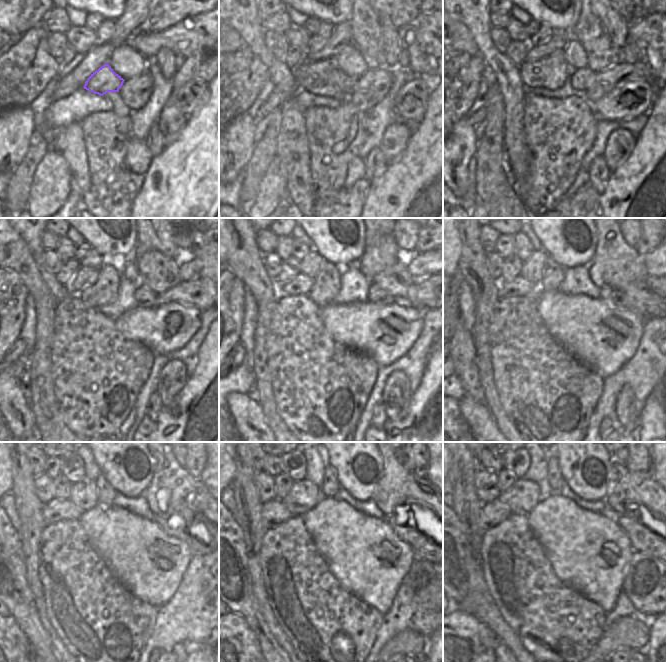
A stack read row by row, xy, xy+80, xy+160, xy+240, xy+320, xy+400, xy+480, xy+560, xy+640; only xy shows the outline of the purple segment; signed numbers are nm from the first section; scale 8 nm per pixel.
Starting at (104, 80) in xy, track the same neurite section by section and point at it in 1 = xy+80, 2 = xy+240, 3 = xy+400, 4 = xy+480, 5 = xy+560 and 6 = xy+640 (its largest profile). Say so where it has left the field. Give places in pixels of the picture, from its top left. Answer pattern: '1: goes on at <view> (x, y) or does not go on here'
1: goes on at xy+80 (346, 83)
2: goes on at xy+240 (145, 298)
3: goes on at xy+400 (605, 293)
4: goes on at xy+480 (197, 547)
5: goes on at xy+560 (422, 542)
6: goes on at xy+640 (644, 540)

